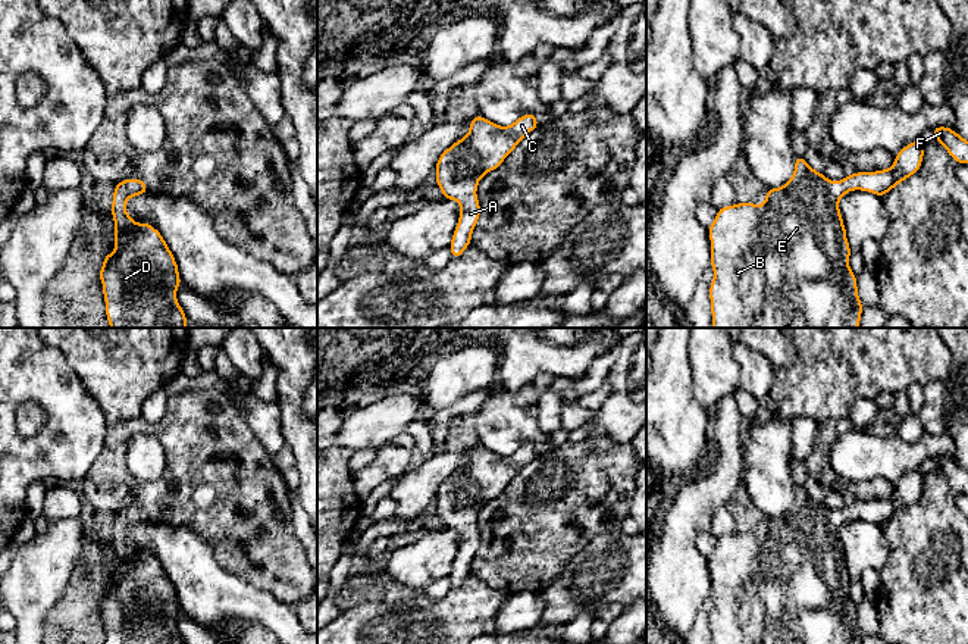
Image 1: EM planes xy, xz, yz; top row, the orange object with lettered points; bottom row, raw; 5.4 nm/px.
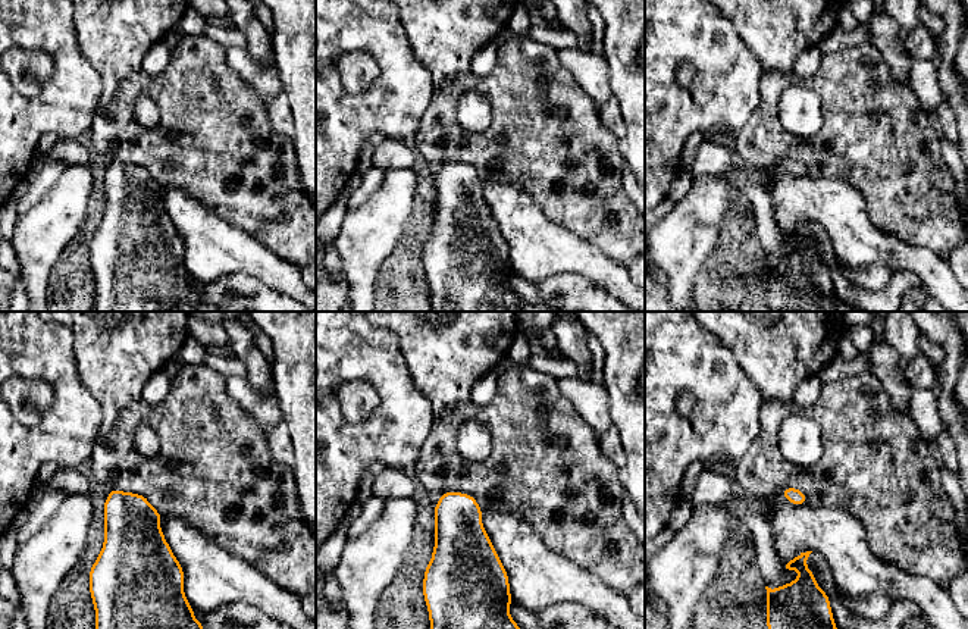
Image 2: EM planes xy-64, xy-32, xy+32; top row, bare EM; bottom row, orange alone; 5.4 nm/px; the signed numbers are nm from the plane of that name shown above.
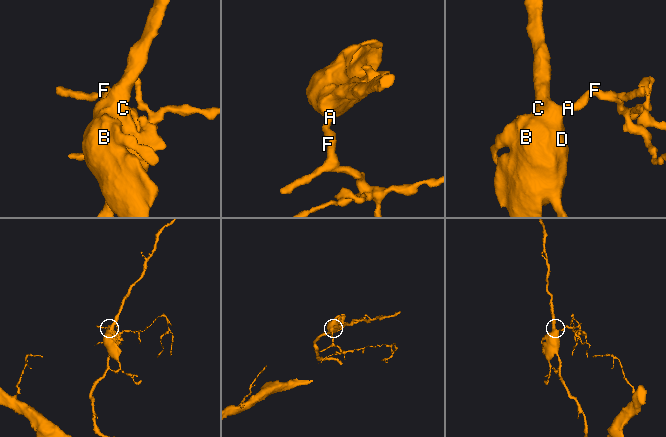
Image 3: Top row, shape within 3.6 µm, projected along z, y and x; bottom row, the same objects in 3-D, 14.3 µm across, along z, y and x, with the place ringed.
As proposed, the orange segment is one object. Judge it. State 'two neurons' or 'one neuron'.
one neuron

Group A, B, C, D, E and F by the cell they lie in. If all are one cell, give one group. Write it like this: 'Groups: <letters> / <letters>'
Groups: A B C D E F

